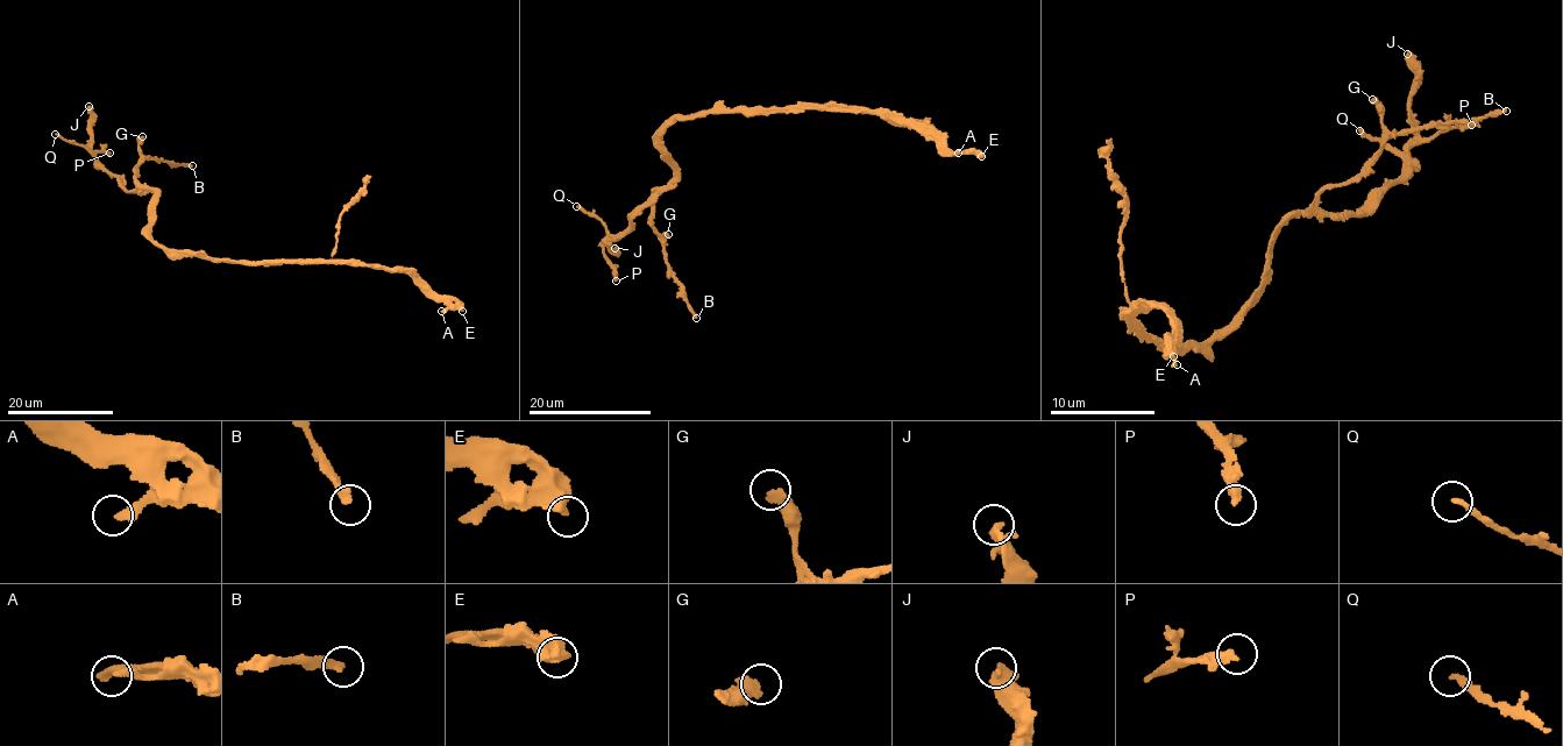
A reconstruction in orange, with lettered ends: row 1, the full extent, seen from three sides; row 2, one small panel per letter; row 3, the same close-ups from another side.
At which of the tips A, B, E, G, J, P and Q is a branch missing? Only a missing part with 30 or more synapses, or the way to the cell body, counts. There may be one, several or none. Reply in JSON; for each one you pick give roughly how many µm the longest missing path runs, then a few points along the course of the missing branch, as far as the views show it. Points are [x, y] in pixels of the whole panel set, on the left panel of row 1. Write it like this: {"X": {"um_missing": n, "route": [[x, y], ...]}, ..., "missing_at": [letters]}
{"missing_at": []}

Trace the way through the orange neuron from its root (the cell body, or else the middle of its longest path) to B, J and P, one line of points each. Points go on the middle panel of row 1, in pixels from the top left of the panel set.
B: (716, 112), (670, 119), (661, 139), (674, 172), (653, 192), (654, 232), (669, 274), (696, 318)
J: (716, 112), (670, 119), (661, 139), (674, 172), (666, 185), (638, 205), (626, 229), (603, 243), (615, 248)
P: (716, 112), (670, 119), (661, 139), (674, 172), (638, 205), (626, 229), (605, 243), (616, 281)

